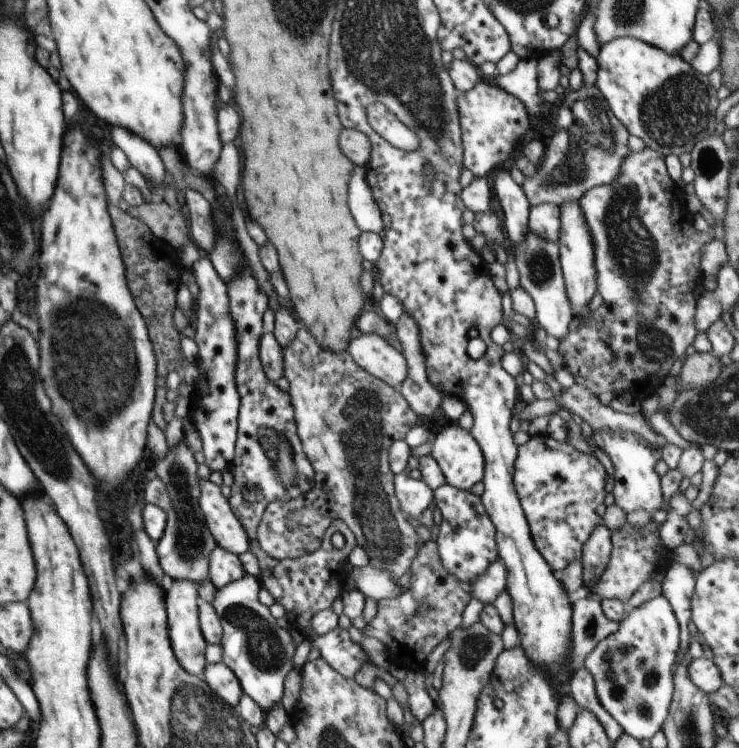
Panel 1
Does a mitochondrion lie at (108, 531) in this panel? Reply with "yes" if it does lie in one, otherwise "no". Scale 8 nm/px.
no

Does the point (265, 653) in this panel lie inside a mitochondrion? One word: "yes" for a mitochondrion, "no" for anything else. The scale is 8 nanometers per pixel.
yes

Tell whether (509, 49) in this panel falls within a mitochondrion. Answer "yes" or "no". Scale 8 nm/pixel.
no

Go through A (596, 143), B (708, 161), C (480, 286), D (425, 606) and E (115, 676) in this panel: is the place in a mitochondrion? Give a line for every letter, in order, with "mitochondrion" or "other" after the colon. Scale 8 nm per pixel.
A: mitochondrion
B: mitochondrion
C: other
D: mitochondrion
E: other

